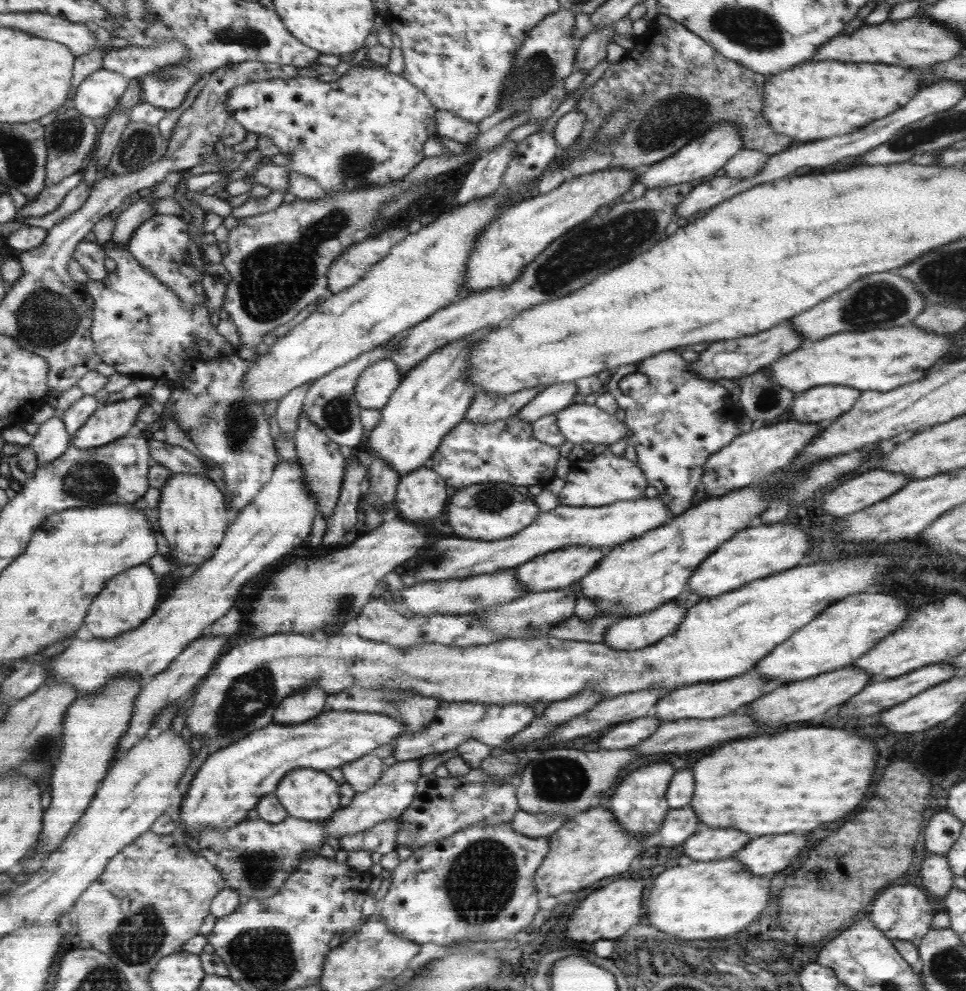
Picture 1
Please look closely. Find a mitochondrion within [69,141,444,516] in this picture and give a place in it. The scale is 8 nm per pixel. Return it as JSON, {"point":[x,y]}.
{"point":[273,277]}

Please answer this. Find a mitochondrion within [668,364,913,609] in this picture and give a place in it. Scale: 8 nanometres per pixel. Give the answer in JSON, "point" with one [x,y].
{"point":[766,400]}

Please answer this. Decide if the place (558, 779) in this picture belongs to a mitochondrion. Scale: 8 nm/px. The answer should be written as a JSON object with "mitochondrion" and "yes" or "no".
{"mitochondrion":"yes"}

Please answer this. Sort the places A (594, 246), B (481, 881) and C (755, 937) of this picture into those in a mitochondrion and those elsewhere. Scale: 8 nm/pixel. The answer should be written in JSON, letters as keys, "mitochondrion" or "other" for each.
{"A":"mitochondrion","B":"mitochondrion","C":"other"}

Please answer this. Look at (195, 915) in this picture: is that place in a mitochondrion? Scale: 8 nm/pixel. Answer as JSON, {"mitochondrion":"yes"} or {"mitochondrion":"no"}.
{"mitochondrion":"no"}

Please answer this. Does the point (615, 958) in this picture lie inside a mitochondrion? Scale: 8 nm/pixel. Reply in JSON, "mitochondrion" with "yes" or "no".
{"mitochondrion":"no"}

